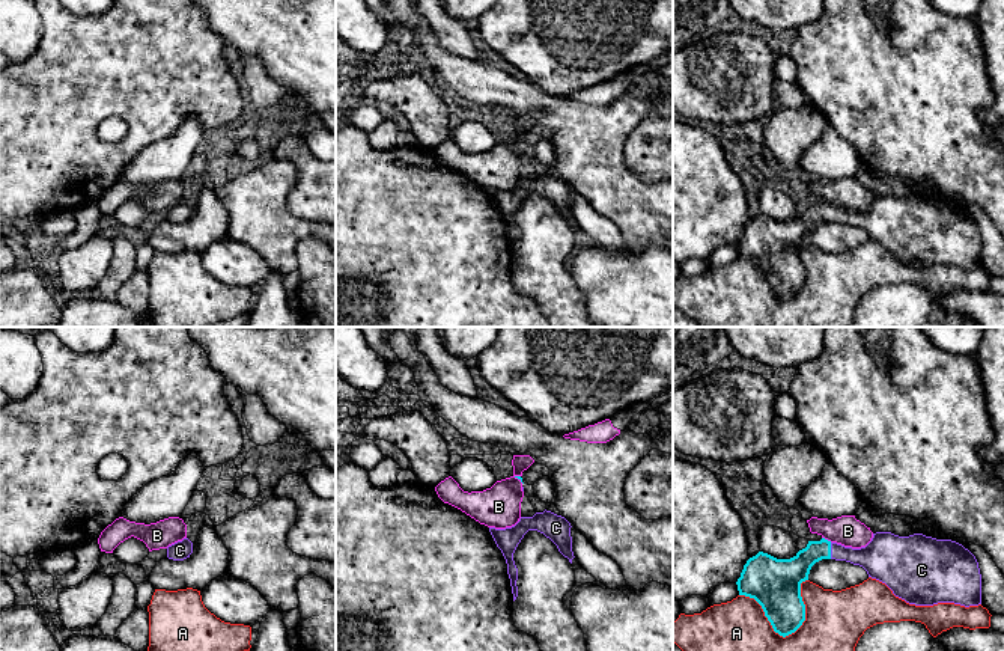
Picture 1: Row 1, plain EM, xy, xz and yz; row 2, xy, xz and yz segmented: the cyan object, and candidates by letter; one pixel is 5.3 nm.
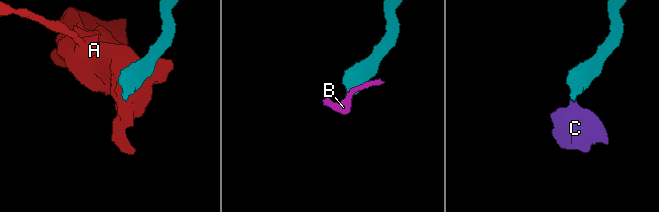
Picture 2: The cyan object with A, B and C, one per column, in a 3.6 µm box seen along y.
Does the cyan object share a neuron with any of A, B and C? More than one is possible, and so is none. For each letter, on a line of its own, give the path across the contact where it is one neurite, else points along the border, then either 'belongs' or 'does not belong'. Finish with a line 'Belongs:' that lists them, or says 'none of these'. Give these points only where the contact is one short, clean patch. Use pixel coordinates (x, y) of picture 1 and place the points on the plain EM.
A: does not belong
B: border yz (822, 199), (831, 204); does not belong
C: way yz (789, 235), (816, 213), (830, 213), (875, 220); belongs
Belongs: C

